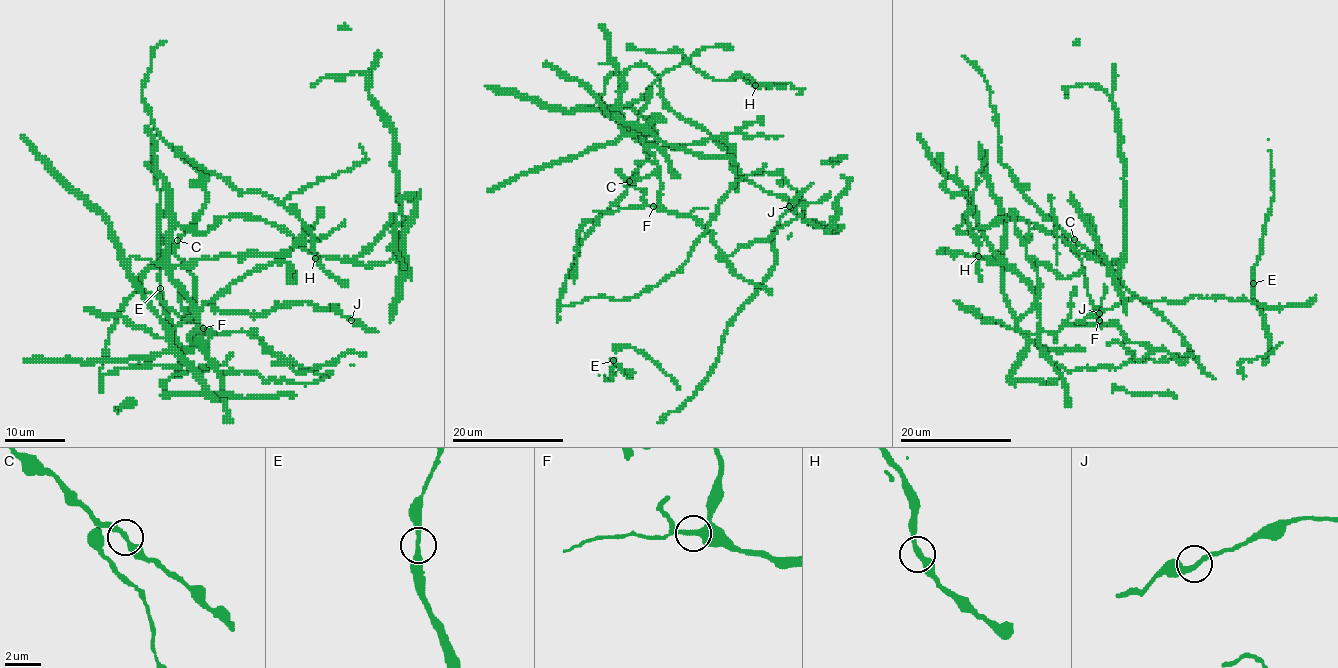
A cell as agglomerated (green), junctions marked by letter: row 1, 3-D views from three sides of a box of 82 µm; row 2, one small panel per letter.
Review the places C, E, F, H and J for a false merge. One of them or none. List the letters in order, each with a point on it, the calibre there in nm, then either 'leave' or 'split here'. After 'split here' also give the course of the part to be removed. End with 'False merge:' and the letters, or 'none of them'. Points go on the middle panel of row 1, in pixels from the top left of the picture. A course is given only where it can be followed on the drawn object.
C: (629, 181) | 300 nm | leave
E: (613, 360) | 300 nm | leave
F: (653, 206) | 280 nm | leave
H: (755, 85) | 300 nm | leave
J: (789, 206) | 280 nm | leave
False merge: none of them

